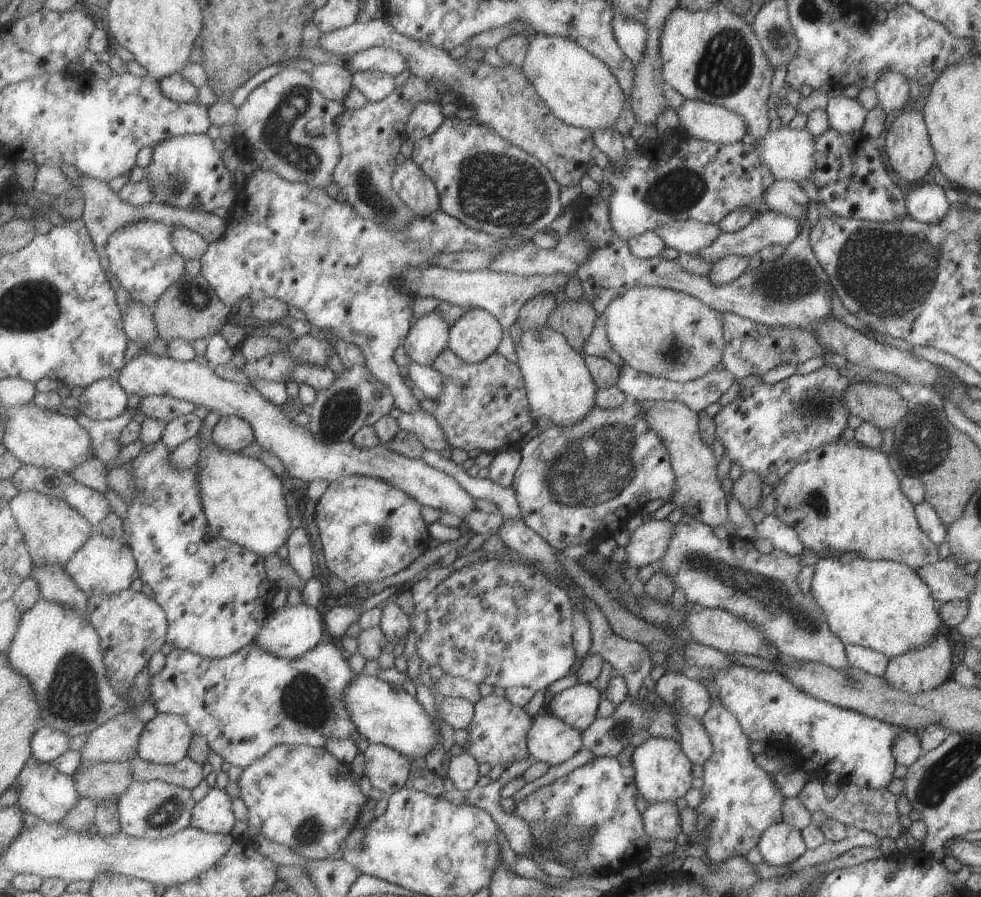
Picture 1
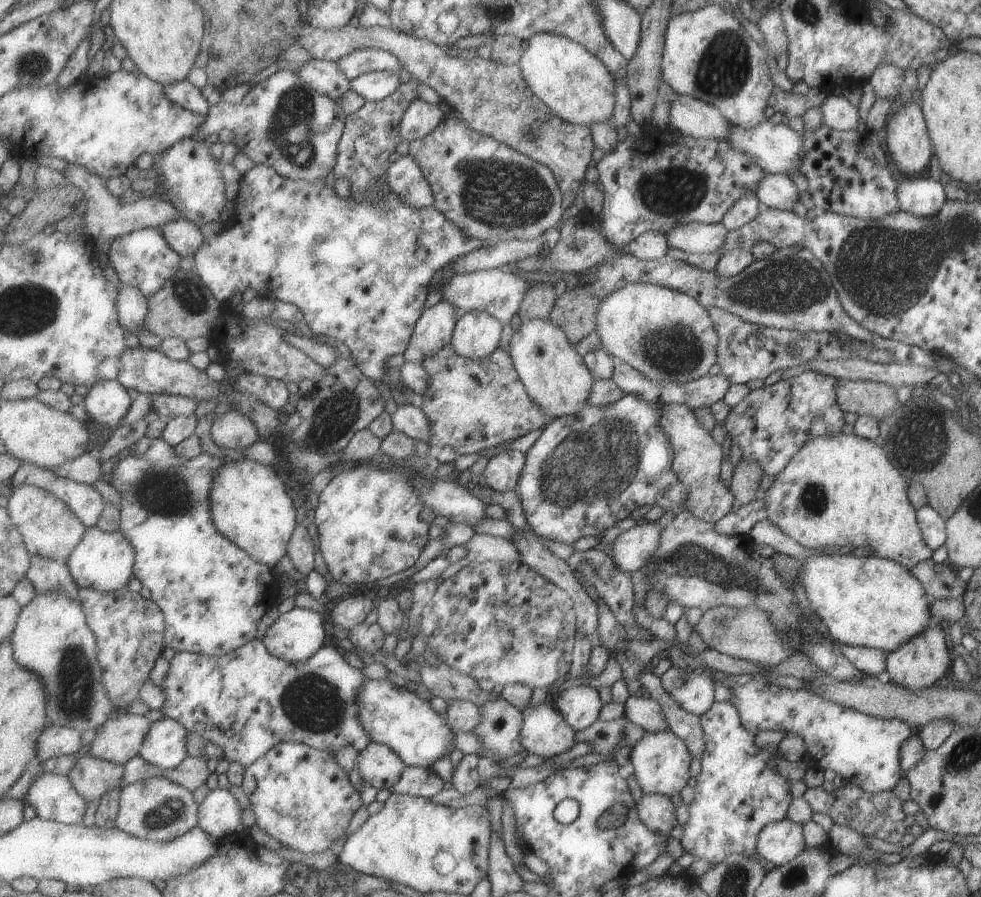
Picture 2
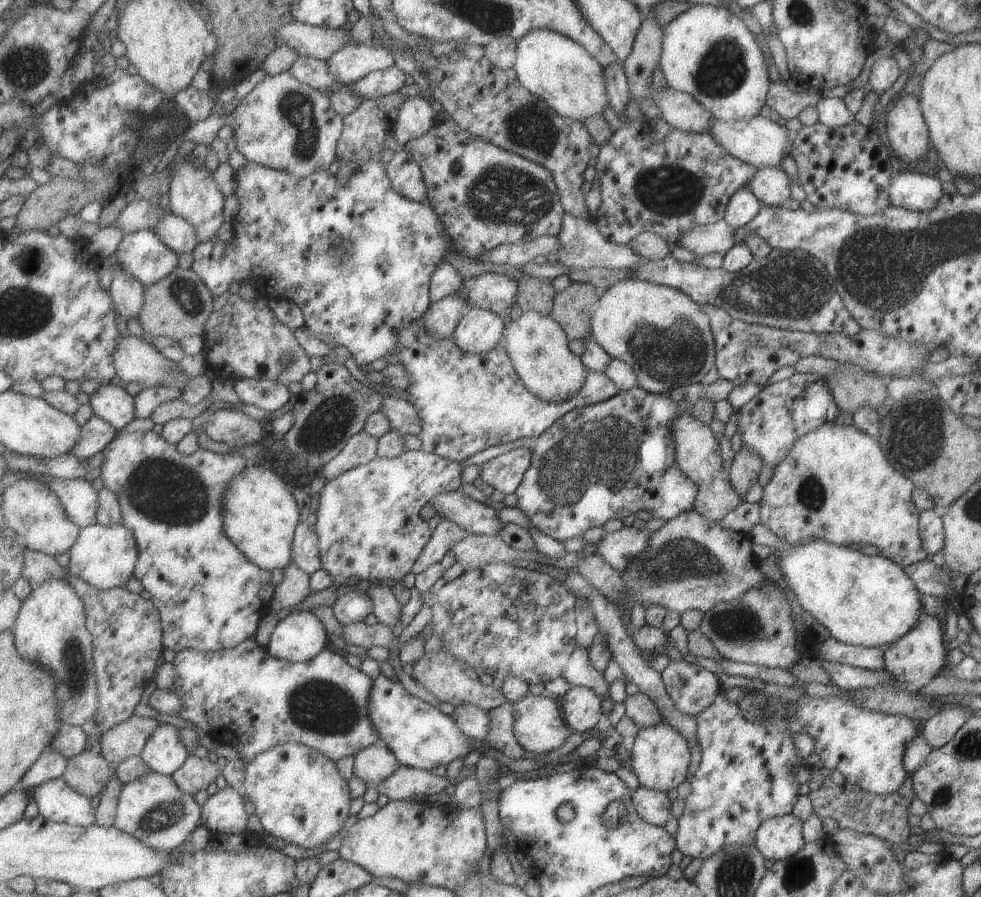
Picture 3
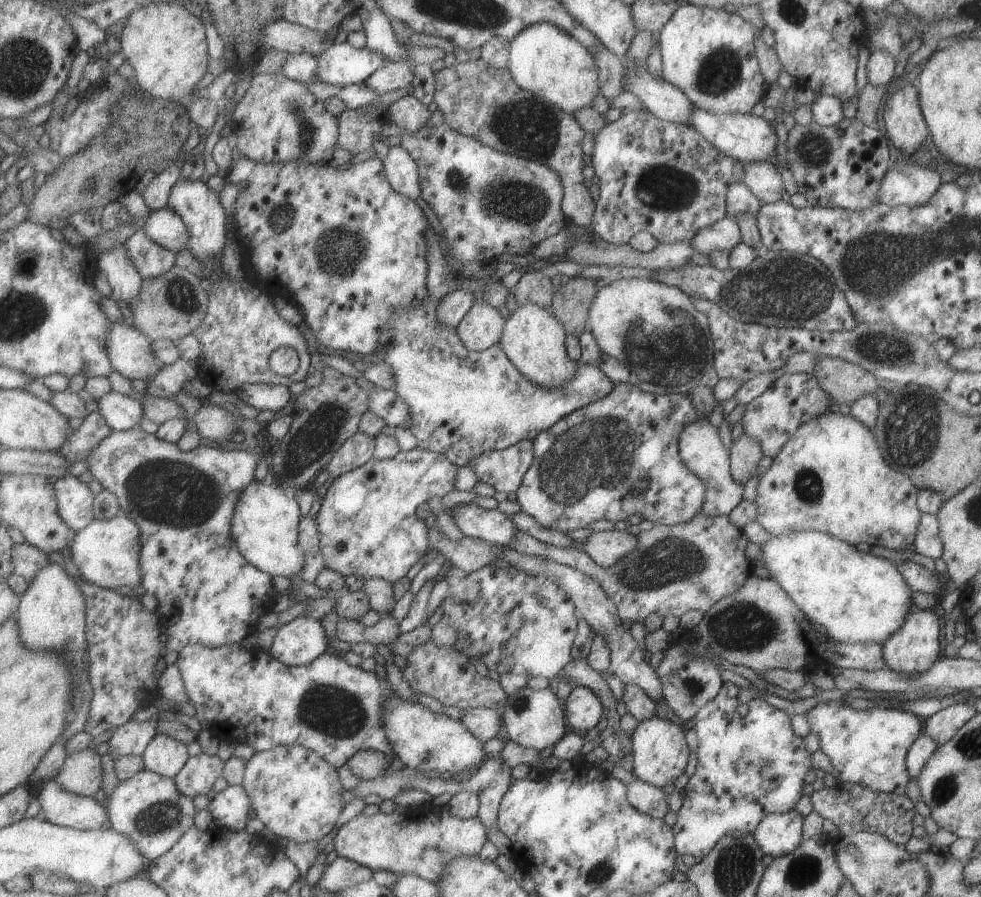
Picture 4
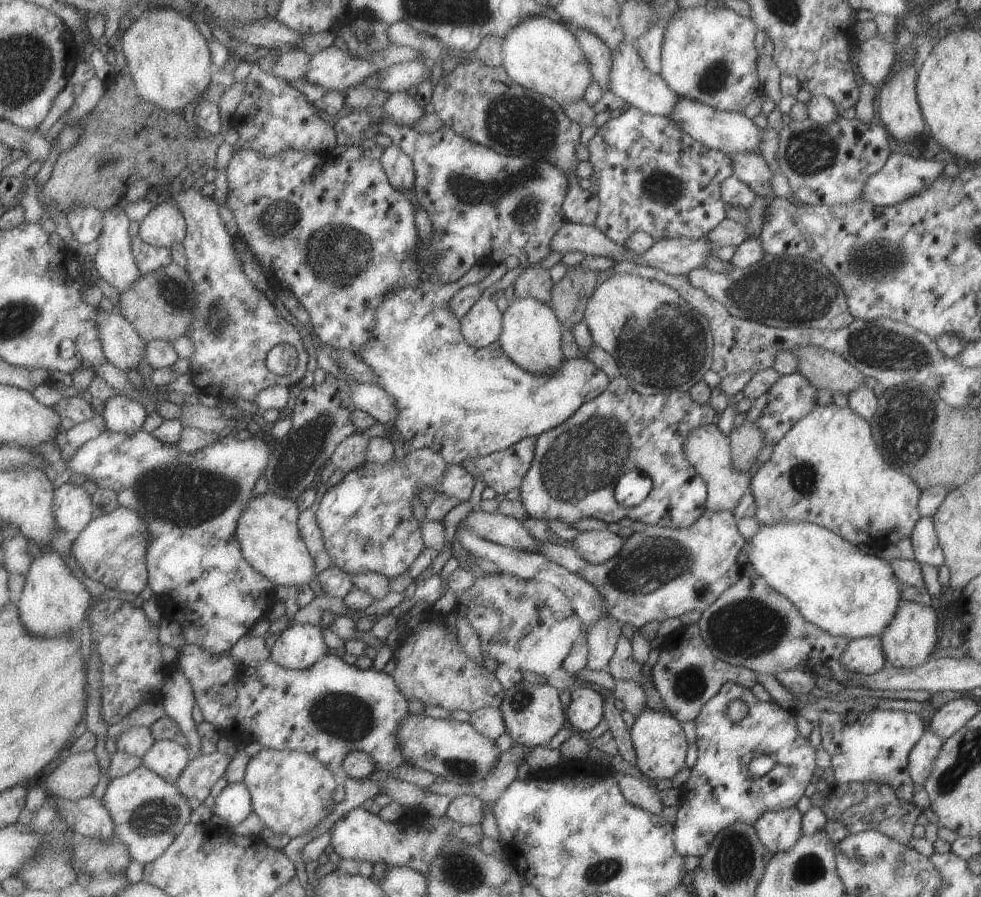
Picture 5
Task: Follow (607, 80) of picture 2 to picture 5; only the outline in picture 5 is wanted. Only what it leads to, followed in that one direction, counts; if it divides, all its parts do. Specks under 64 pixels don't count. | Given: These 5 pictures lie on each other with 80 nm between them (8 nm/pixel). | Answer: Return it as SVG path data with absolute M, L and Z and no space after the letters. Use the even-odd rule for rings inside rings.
M531 16L502 39L503 65L514 82L560 104L587 97L592 74L573 29L561 20Z

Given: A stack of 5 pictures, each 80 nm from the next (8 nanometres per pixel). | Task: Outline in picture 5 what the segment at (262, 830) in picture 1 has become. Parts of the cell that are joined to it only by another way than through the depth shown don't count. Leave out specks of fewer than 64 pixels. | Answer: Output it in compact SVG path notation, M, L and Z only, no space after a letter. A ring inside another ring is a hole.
M264 747L250 762L244 777L253 798L253 809L262 823L273 832L285 834L290 839L297 838L303 834L309 834L323 822L333 810L335 810L335 790L337 790L337 780L335 774L315 756L303 751L289 751L280 749L269 749Z

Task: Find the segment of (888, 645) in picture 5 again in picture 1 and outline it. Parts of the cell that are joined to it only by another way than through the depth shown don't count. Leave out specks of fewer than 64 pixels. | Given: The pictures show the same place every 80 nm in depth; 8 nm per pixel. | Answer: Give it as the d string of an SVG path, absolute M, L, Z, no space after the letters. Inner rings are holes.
M938 634L928 645L913 649L888 659L883 678L895 690L915 694L937 688L951 674L953 651L945 636Z

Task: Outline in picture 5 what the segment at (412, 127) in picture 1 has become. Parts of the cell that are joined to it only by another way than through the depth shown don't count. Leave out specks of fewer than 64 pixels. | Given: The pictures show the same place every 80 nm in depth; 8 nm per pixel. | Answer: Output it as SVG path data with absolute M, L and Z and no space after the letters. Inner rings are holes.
M393 92L391 98L383 106L385 117L399 125L413 127L427 112L417 104L417 100L404 92Z

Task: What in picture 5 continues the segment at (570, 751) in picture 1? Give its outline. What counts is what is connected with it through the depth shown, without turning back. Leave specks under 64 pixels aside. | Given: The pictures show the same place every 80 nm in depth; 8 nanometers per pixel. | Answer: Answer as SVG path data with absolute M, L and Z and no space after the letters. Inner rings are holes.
M519 682L513 688L505 689L503 705L500 707L505 718L508 734L516 745L531 747L548 747L559 730L569 726L565 706L561 702L559 690L549 684L533 685L529 682Z

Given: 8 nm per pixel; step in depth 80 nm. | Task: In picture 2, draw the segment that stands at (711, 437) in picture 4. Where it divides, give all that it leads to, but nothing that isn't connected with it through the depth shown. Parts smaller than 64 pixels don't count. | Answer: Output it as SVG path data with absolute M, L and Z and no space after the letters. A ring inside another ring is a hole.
M665 403L660 406L658 416L658 425L663 429L665 436L670 442L673 458L671 461L673 472L677 475L685 489L685 500L681 504L681 509L688 510L695 518L702 521L715 524L720 518L723 518L734 504L734 496L720 479L721 444L716 443L708 432L703 430L697 423L693 411L685 404Z

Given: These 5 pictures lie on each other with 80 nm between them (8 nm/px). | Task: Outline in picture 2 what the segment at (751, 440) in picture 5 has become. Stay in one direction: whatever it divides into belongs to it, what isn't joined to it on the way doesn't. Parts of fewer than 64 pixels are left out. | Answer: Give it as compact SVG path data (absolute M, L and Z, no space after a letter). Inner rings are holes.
M739 460L739 465L733 471L732 479L728 484L728 489L734 496L735 502L739 505L746 505L755 500L753 494L759 486L762 470L757 463L751 461L744 463Z

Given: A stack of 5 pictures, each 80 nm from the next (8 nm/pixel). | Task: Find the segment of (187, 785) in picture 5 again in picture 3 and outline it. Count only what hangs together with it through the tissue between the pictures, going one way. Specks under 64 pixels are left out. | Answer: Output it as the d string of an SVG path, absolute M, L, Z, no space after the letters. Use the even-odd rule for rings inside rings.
M190 755L185 765L181 766L172 778L181 790L195 795L200 790L209 788L209 784L215 783L215 779L221 774L216 762L211 762L208 756L199 758L199 756Z

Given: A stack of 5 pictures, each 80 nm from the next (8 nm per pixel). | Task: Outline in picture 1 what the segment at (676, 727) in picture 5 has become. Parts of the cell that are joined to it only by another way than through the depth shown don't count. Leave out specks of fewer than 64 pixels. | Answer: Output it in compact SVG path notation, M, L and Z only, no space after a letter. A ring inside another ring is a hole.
M649 737L645 742L634 748L632 752L631 771L634 773L635 782L642 798L649 803L669 801L673 804L685 796L691 788L691 762L683 754L679 743L673 739Z

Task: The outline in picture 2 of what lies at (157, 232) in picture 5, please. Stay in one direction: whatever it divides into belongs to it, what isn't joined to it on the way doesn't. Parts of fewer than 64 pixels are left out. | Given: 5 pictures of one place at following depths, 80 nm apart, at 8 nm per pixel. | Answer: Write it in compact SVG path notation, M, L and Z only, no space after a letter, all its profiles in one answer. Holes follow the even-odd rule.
M179 219L162 227L168 243L183 257L195 254L204 243L204 234L197 224L183 219Z

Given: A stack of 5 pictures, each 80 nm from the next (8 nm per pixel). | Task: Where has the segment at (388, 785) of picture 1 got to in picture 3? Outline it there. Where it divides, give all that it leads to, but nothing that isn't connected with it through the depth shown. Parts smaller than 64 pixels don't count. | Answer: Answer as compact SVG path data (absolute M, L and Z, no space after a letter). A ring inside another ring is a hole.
M379 743L361 750L354 757L354 772L367 786L375 787L391 778L400 768L397 756L384 744Z

